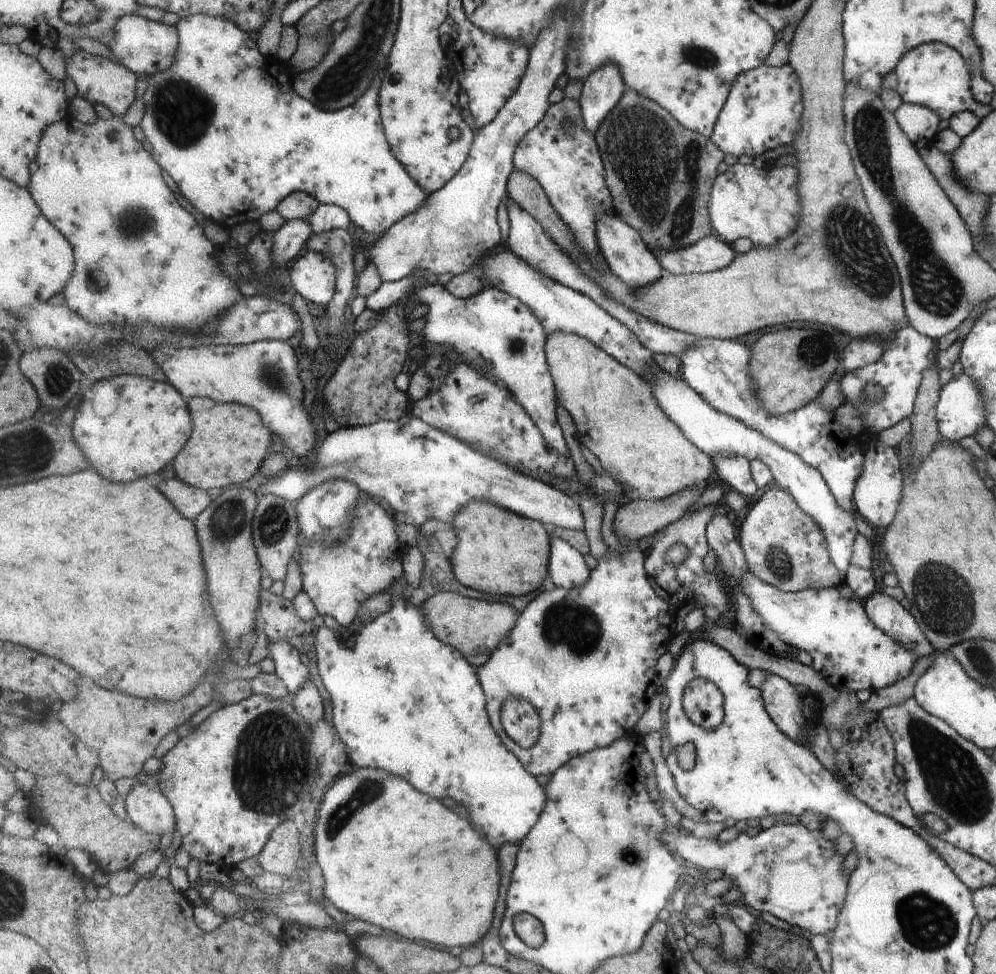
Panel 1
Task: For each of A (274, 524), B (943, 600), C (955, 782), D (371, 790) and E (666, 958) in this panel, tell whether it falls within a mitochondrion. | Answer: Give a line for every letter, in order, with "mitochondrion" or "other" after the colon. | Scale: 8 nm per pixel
A: mitochondrion
B: mitochondrion
C: mitochondrion
D: mitochondrion
E: other

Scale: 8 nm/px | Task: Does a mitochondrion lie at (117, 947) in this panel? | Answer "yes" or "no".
no

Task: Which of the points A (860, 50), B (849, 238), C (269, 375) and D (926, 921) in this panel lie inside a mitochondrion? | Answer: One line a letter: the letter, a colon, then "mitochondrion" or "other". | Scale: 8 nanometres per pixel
A: other
B: mitochondrion
C: mitochondrion
D: mitochondrion

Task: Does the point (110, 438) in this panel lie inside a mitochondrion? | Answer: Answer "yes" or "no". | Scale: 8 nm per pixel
no

